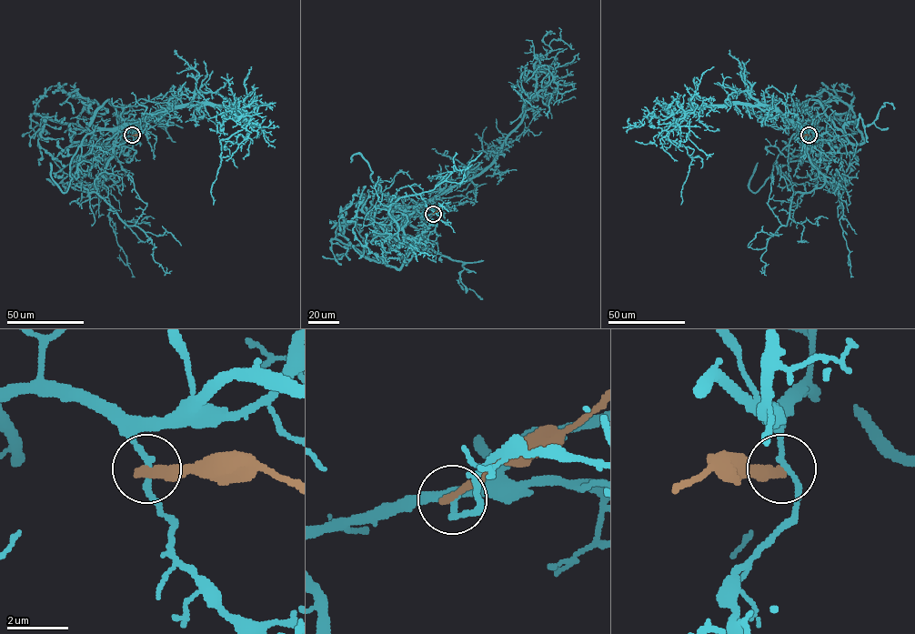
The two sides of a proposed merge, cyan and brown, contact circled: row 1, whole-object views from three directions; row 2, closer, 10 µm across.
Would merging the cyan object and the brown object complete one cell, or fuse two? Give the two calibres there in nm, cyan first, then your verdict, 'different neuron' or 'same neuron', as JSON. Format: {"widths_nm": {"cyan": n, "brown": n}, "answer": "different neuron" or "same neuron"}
{"widths_nm": {"cyan": 170, "brown": 320}, "answer": "different neuron"}

